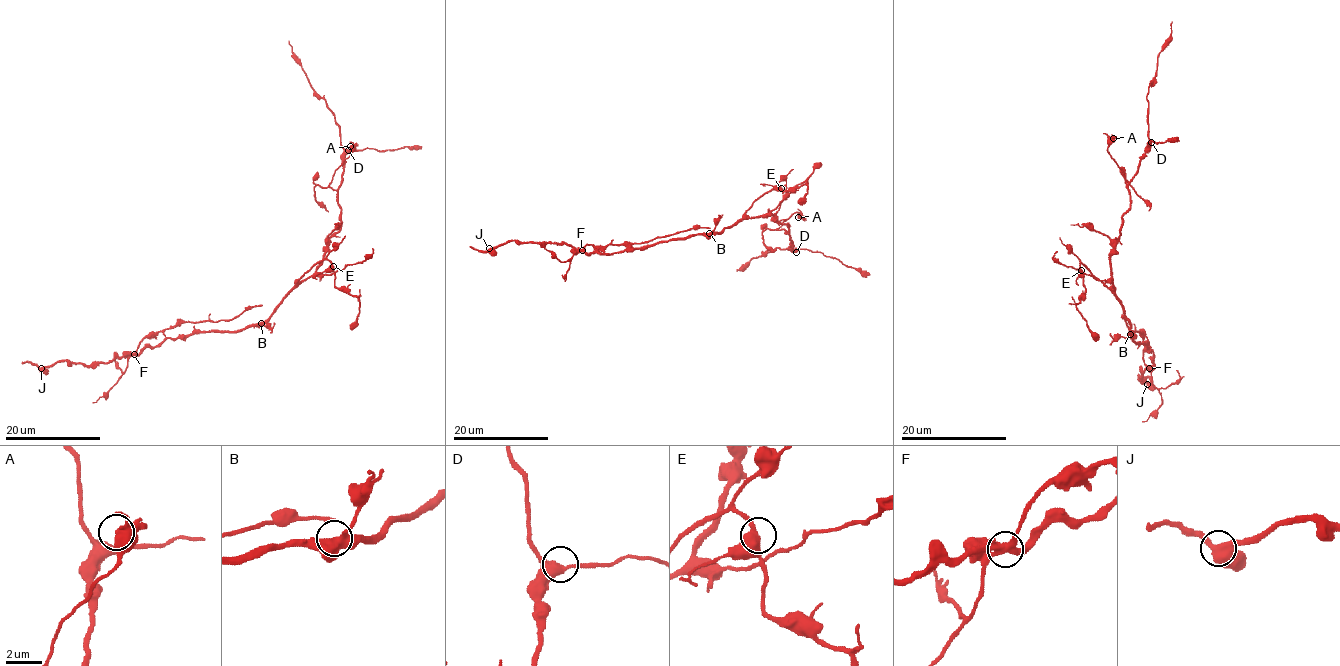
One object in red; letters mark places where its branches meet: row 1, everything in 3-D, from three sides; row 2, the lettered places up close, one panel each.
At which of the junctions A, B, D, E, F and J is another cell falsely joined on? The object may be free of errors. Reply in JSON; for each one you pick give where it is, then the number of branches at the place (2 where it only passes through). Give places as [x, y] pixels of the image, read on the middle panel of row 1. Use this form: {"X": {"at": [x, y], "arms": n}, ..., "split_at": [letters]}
{"F": {"at": [582, 250], "arms": 3}, "split_at": ["F"]}

